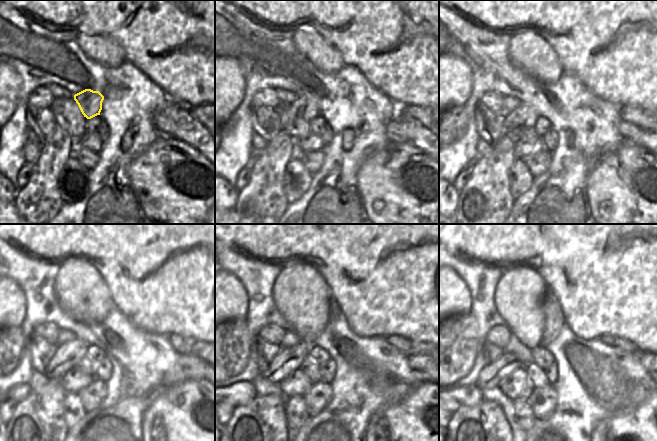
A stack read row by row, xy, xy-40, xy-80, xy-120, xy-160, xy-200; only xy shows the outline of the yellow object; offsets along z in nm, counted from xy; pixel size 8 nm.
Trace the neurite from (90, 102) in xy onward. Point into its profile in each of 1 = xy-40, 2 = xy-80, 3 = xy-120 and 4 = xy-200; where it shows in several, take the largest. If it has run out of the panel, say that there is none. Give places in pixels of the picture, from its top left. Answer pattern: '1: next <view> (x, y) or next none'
1: next xy-40 (306, 106)
2: next xy-80 (524, 116)
3: next xy-120 (68, 355)
4: next xy-200 (491, 375)

